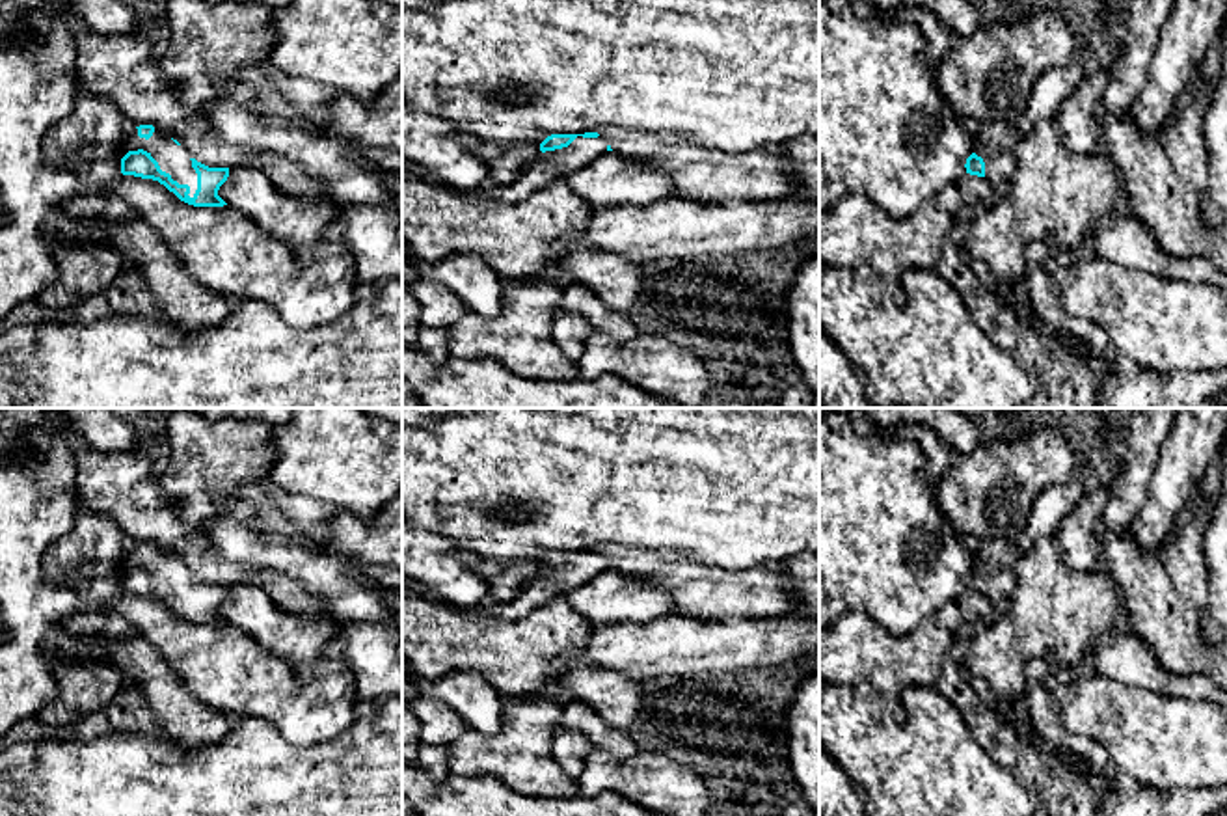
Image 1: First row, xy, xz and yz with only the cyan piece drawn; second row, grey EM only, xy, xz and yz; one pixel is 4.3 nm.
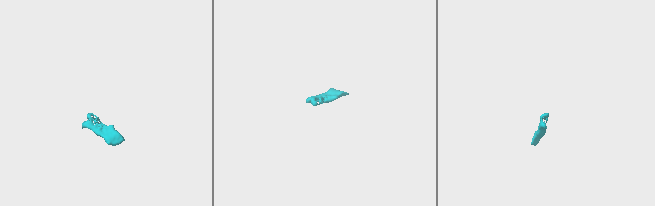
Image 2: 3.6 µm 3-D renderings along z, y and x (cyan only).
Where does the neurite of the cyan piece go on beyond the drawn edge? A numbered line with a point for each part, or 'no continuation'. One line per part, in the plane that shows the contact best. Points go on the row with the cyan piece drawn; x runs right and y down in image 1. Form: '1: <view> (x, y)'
1: xy (174, 159)

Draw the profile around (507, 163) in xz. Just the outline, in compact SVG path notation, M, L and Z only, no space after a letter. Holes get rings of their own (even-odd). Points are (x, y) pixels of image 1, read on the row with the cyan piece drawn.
M464 130L460 143L479 155L490 168L490 183L506 186L516 183L527 166L542 153L540 143L501 145Z

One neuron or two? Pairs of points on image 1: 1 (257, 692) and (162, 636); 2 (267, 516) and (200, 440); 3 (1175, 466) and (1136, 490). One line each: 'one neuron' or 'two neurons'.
1: one neuron
2: one neuron
3: two neurons

